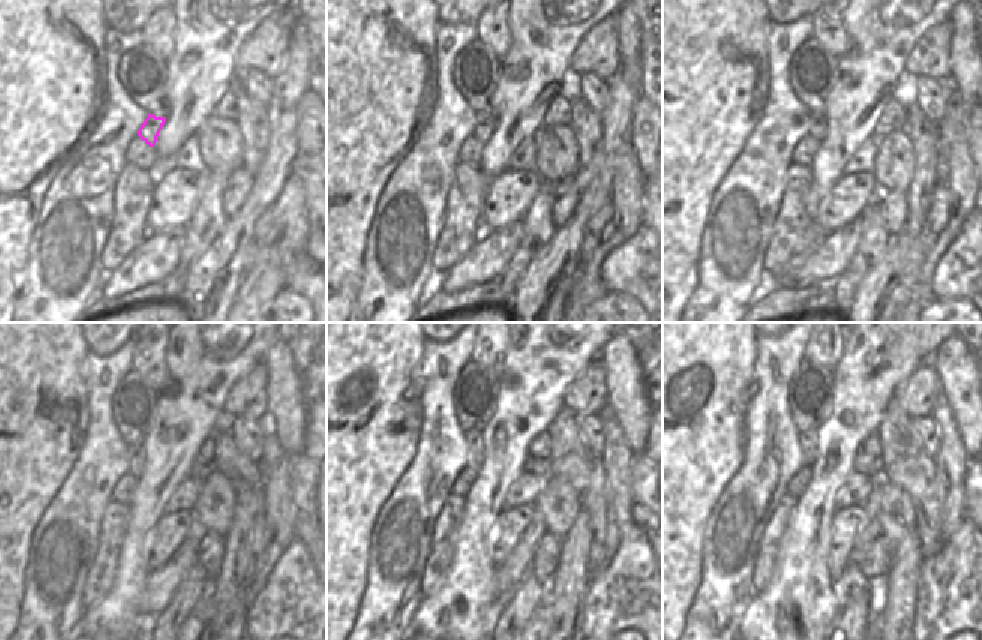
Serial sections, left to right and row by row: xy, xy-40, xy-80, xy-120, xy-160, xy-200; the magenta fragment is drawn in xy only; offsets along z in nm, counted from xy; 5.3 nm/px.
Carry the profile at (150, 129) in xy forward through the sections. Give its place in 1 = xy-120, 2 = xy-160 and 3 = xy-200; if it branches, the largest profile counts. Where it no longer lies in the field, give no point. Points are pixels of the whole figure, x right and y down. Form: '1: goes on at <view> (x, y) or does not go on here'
1: goes on at xy-120 (137, 463)
2: goes on at xy-160 (474, 447)
3: goes on at xy-200 (807, 439)

